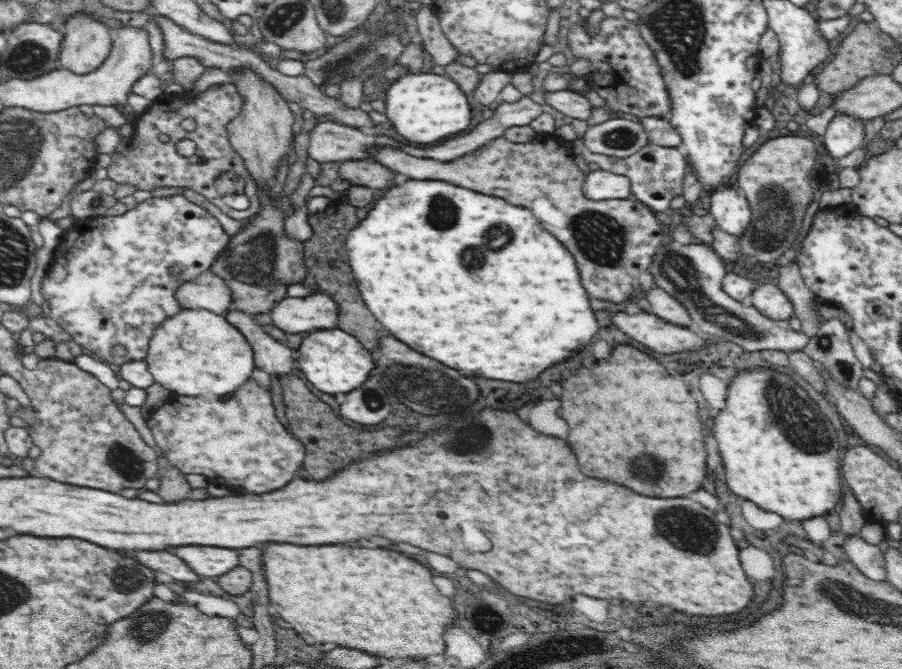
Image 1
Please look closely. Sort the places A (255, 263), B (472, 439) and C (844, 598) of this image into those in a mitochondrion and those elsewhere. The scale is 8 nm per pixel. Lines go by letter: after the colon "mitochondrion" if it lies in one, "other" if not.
A: mitochondrion
B: mitochondrion
C: mitochondrion

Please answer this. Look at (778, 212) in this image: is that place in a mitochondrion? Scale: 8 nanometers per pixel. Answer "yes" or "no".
yes

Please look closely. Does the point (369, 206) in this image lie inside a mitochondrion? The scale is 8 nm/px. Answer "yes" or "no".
no

